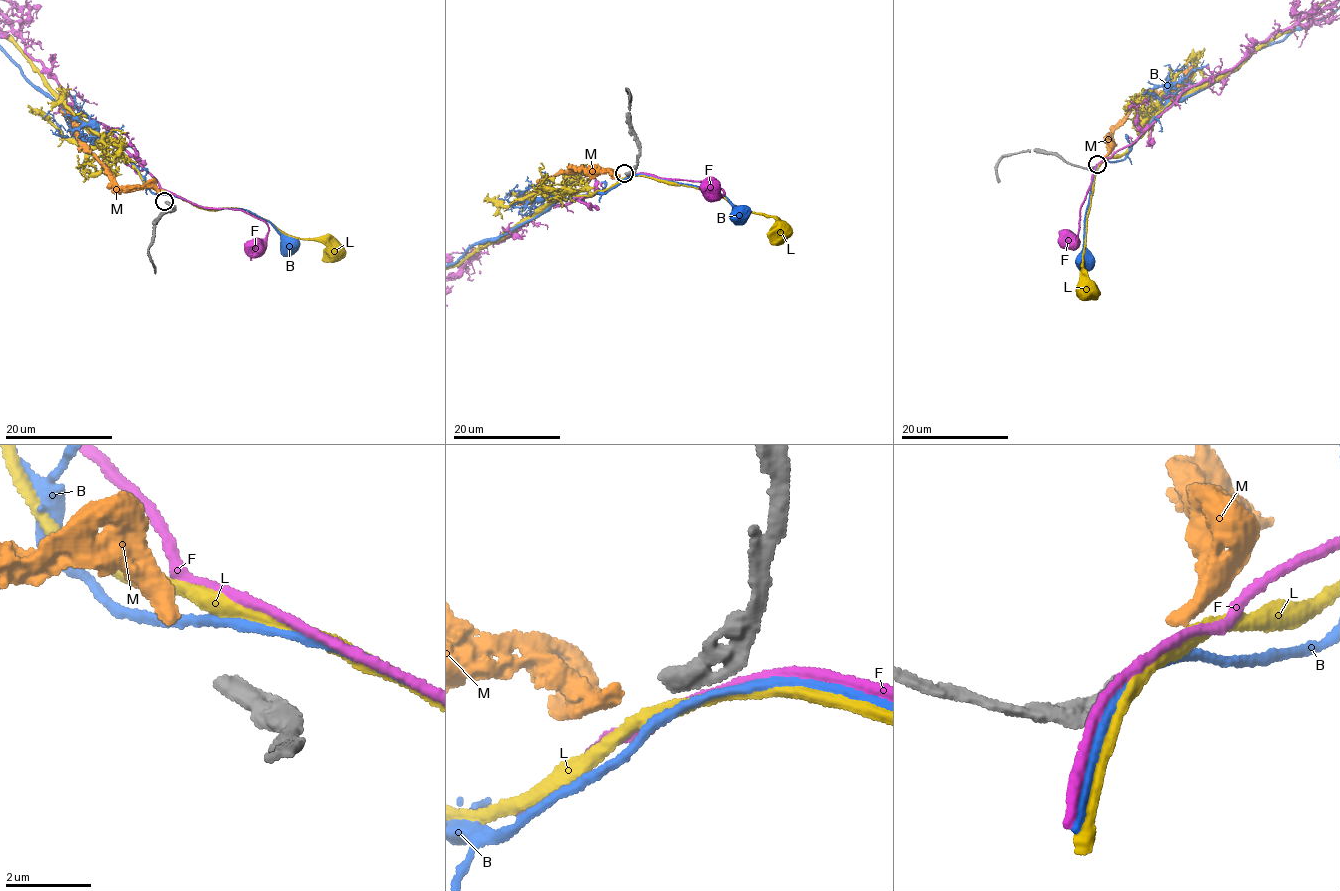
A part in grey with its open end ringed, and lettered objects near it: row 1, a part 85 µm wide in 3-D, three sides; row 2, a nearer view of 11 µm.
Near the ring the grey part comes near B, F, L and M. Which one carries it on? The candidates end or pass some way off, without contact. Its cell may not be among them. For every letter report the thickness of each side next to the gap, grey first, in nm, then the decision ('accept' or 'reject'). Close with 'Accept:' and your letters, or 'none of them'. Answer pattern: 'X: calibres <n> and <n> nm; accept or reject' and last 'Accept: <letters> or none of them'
B: calibres 400 and 220 nm; reject
F: calibres 400 and 220 nm; reject
L: calibres 400 and 320 nm; reject
M: calibres 400 and 360 nm; accept
Accept: M

